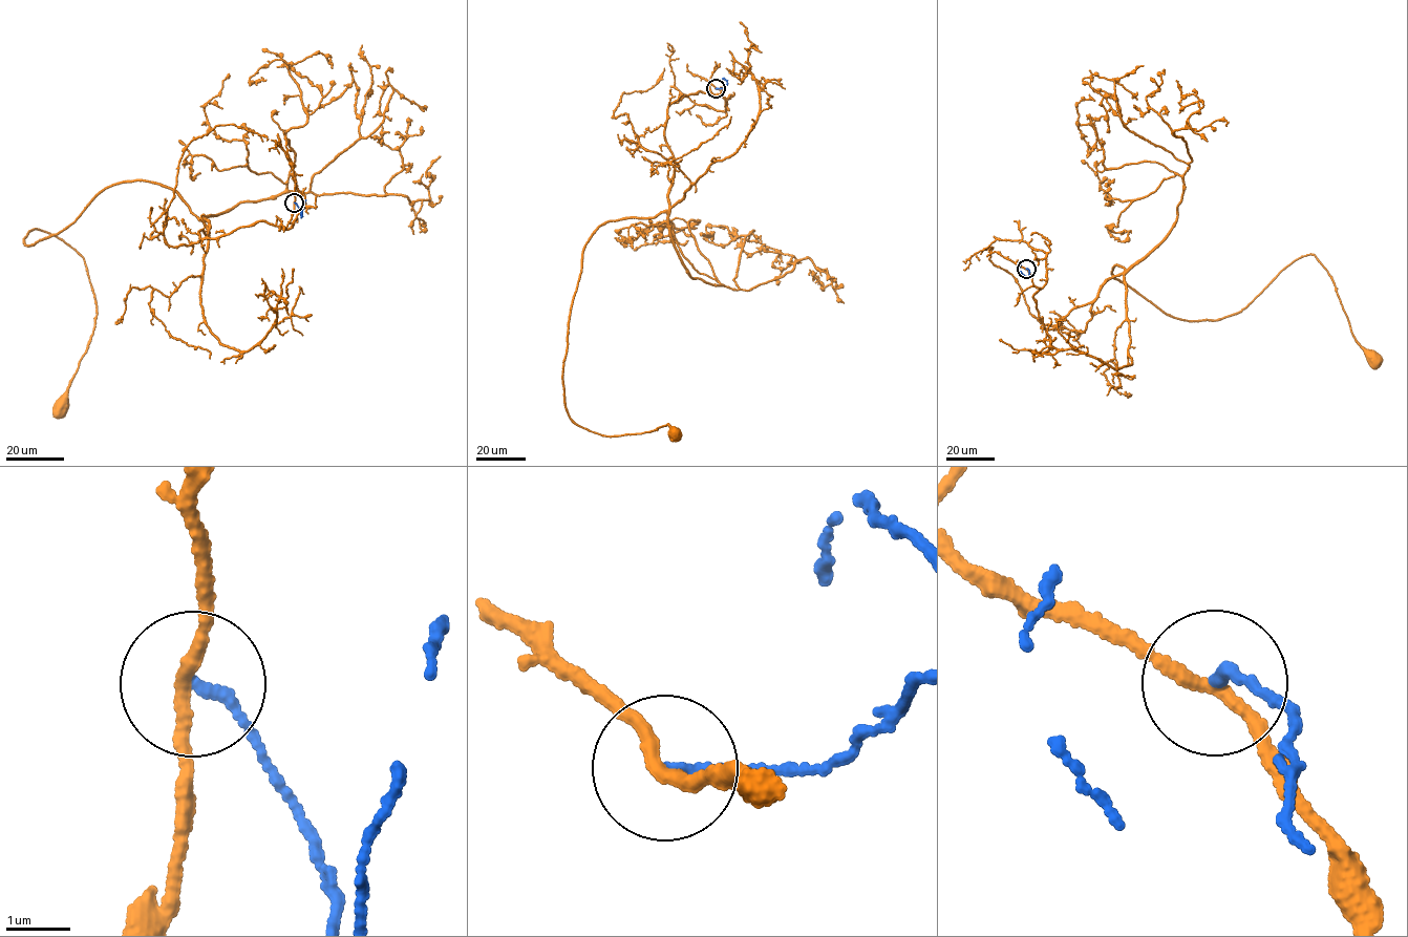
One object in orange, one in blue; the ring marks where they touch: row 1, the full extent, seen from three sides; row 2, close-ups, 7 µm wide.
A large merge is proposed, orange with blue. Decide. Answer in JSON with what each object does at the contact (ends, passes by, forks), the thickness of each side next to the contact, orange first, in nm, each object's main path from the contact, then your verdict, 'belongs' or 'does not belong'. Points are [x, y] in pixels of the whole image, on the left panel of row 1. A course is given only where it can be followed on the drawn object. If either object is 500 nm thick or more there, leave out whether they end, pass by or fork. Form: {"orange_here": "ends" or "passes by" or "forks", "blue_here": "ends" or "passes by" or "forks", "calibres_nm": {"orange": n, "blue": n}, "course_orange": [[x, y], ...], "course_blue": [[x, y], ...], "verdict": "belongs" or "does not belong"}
{"orange_here": "passes by", "blue_here": "ends", "calibres_nm": {"orange": 200, "blue": 170}, "course_orange": [[294, 203], [285, 228], [203, 239], [175, 192], [130, 182], [27, 232], [75, 249], [93, 296], [62, 407]], "course_blue": [[294, 203], [301, 217], [305, 199]], "verdict": "does not belong"}

